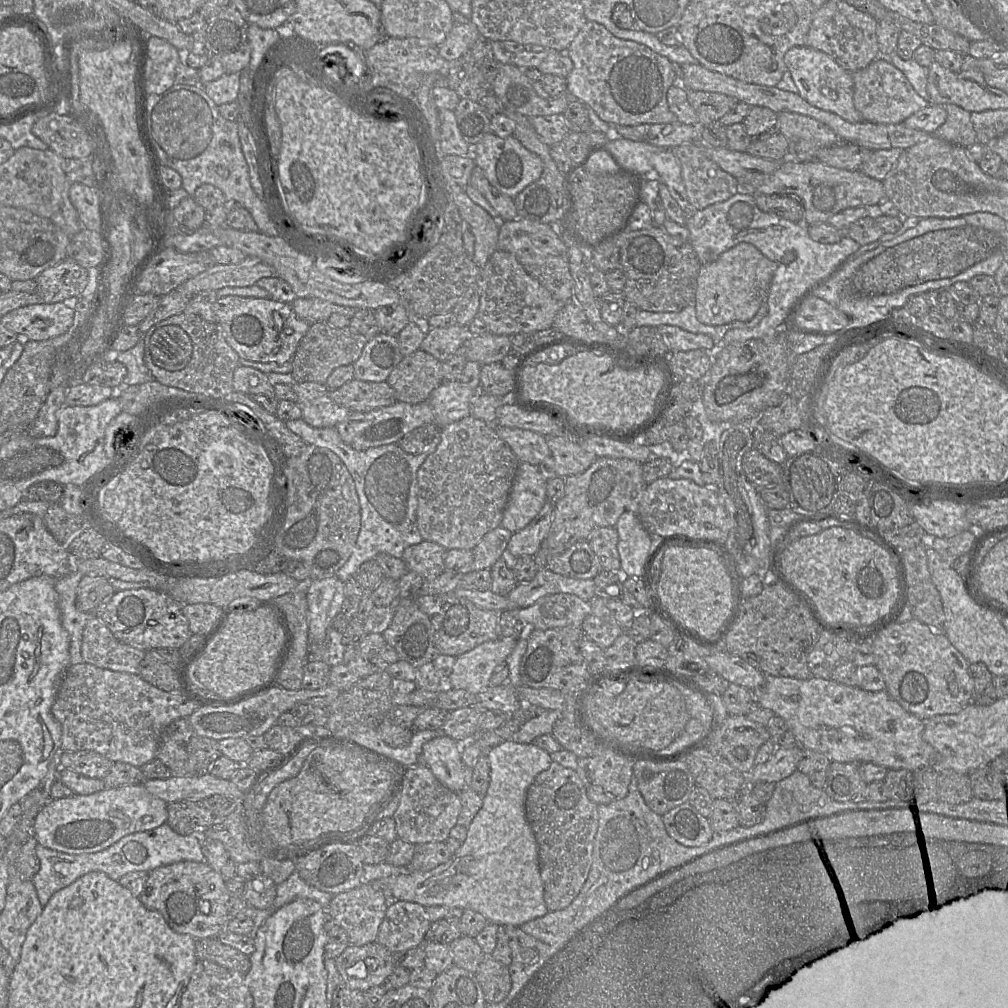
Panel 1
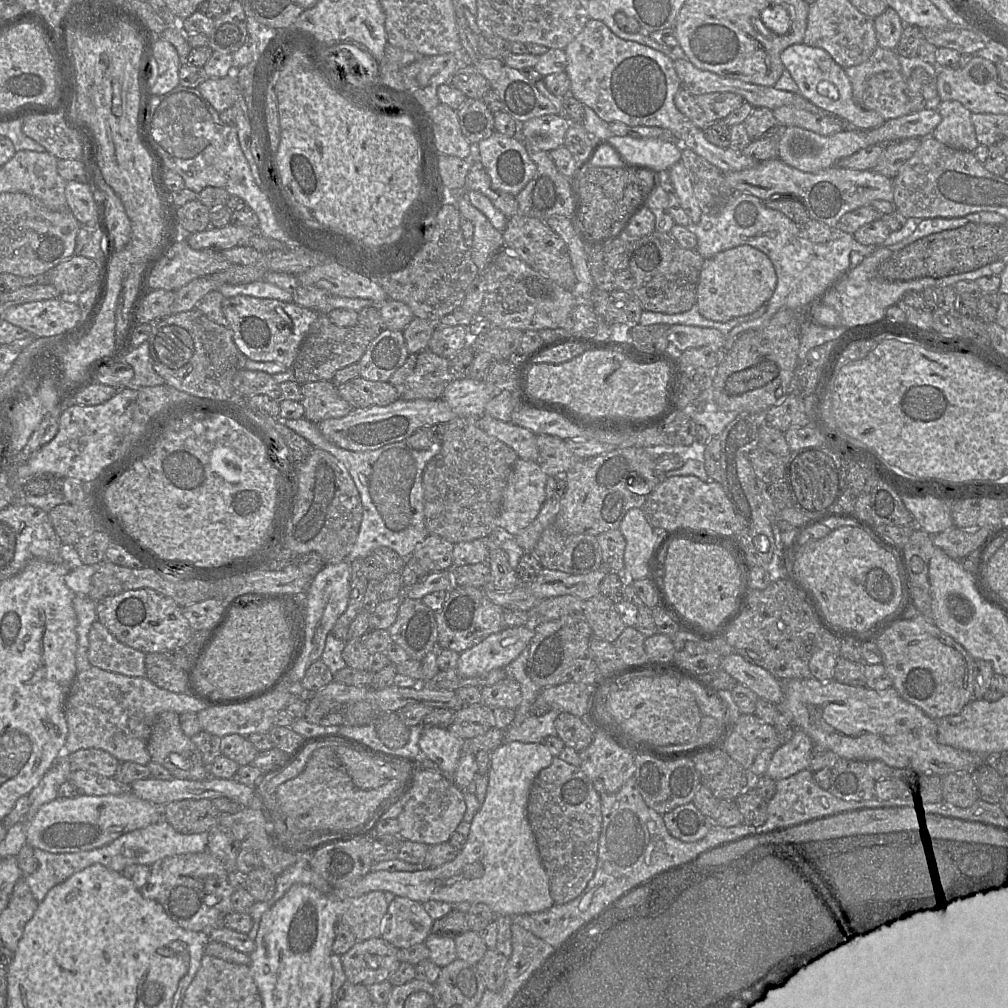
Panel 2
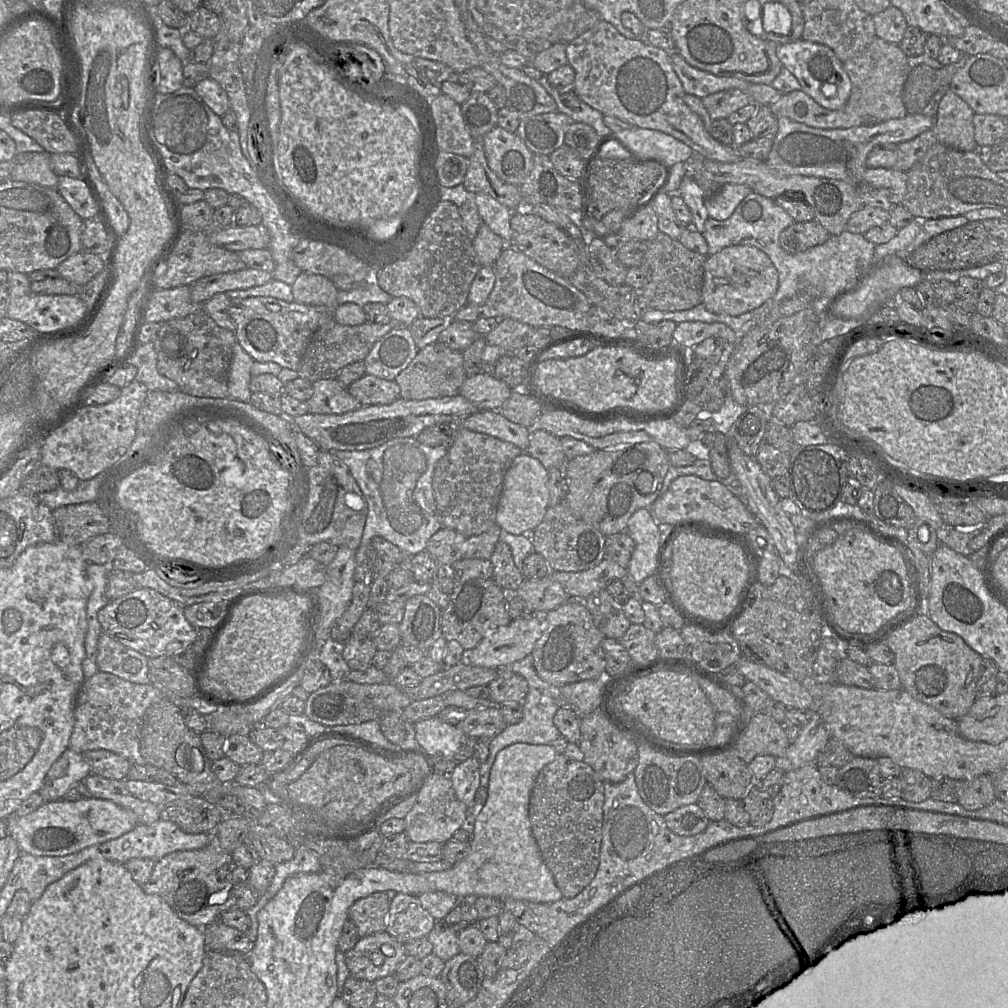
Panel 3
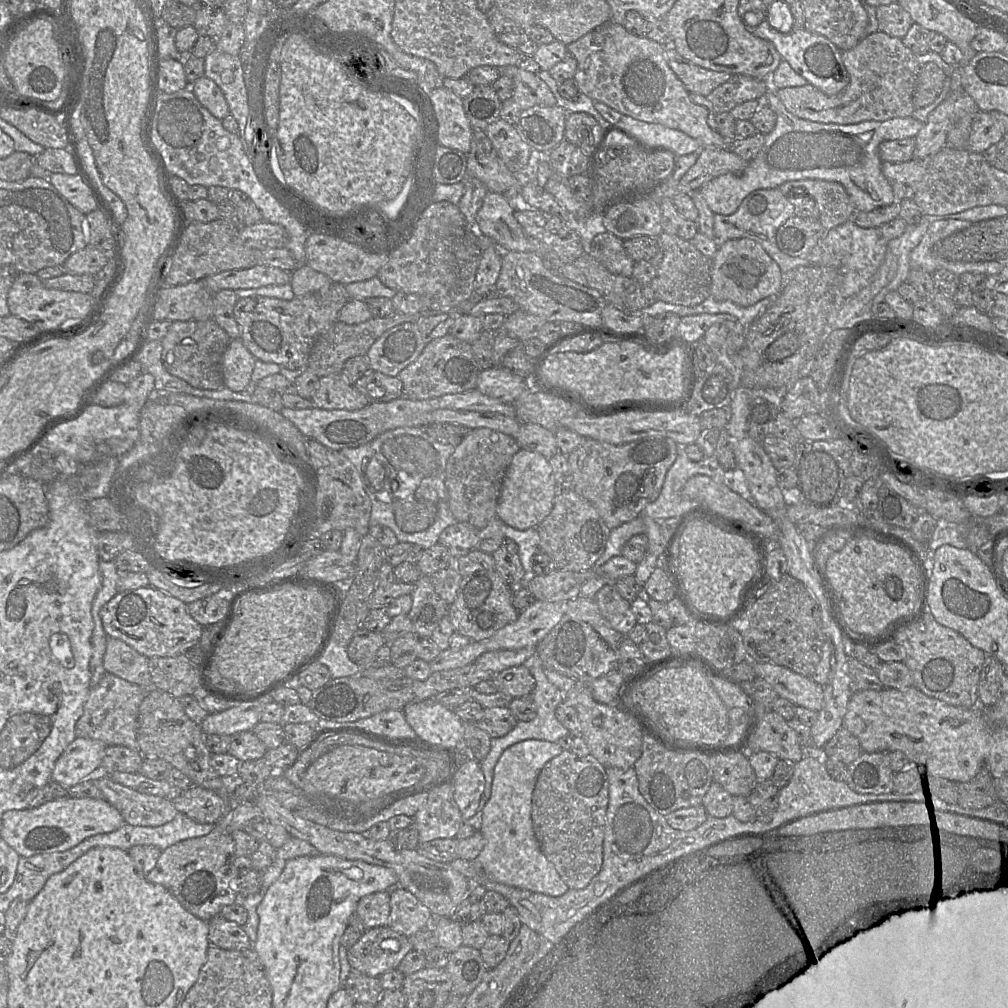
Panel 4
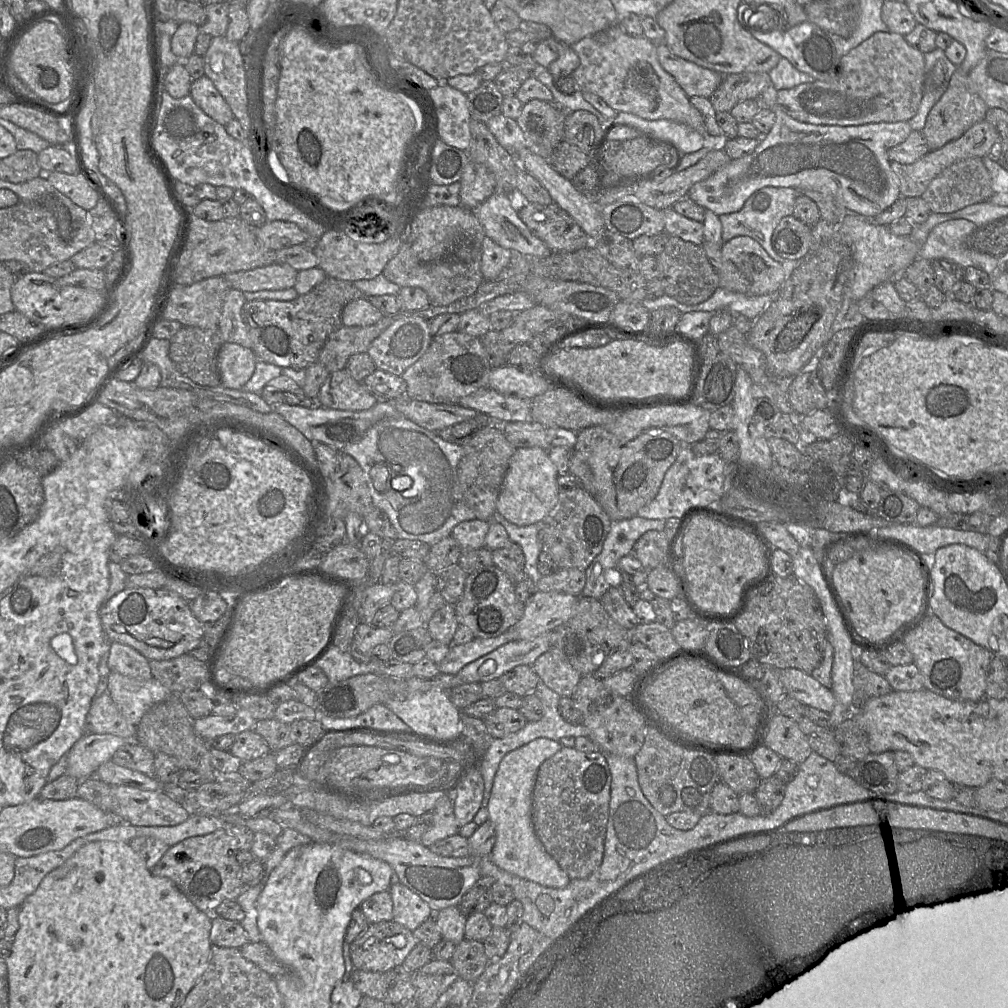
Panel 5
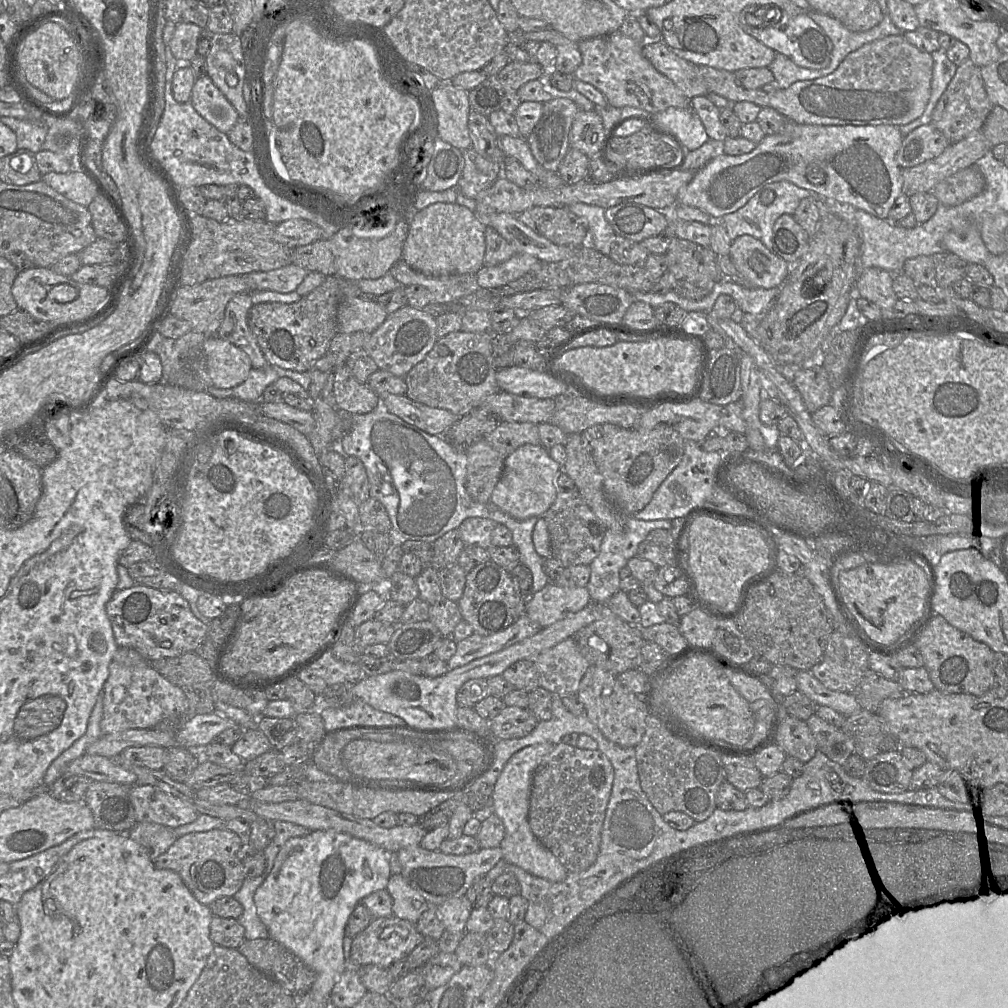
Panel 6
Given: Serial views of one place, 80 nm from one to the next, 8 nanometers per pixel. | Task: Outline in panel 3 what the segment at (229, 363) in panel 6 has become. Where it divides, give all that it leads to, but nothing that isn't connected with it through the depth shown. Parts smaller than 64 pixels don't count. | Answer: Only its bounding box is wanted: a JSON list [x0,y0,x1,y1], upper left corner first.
[229,341,254,403]

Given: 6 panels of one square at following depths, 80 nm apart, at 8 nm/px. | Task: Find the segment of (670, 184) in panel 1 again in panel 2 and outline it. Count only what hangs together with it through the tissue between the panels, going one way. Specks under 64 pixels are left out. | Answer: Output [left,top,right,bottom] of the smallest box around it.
[667,161,703,224]

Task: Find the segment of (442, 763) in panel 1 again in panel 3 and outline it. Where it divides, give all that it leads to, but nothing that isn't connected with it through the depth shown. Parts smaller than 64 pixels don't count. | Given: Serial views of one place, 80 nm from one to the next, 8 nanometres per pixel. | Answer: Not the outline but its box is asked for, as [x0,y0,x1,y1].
[415,716,465,764]

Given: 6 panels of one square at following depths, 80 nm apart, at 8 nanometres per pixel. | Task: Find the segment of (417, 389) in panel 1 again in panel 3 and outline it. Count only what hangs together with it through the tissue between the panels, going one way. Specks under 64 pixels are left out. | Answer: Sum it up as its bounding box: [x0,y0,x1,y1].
[395,341,468,400]

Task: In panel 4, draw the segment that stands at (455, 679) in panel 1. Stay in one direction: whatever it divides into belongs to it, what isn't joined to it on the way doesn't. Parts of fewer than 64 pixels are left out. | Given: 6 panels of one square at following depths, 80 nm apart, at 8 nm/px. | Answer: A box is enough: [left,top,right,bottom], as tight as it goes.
[482,600,564,652]

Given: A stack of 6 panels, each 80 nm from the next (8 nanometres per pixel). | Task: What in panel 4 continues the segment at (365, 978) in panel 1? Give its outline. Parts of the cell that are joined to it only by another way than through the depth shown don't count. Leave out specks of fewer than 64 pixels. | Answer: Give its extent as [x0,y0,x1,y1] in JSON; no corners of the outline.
[348,926,412,977]

